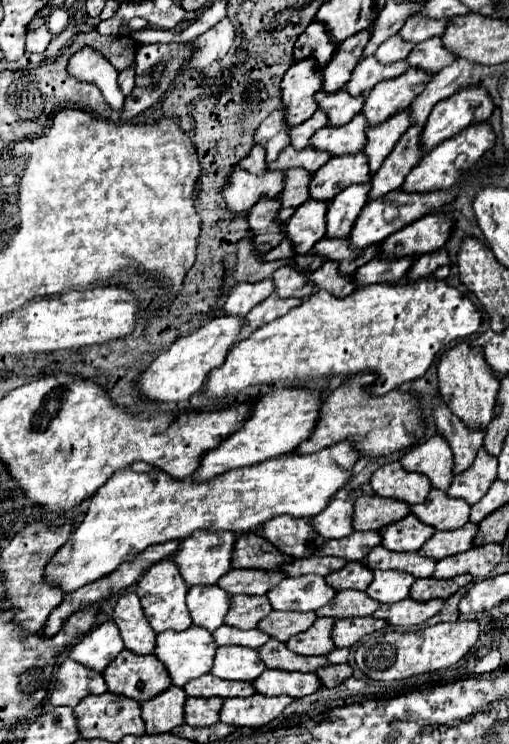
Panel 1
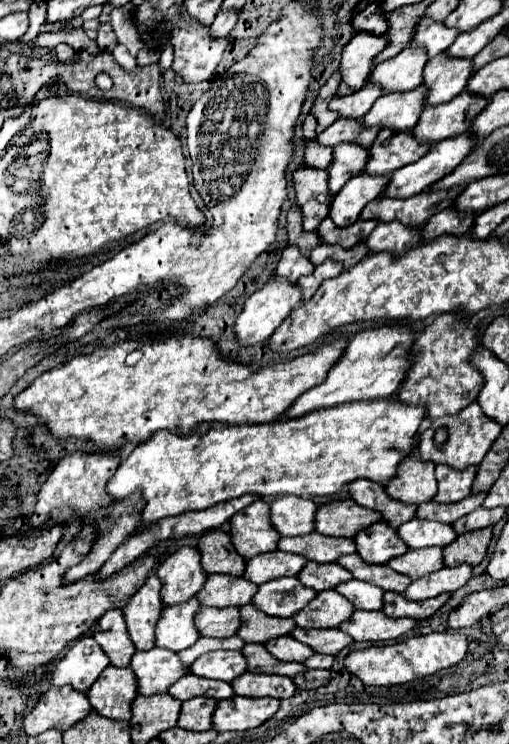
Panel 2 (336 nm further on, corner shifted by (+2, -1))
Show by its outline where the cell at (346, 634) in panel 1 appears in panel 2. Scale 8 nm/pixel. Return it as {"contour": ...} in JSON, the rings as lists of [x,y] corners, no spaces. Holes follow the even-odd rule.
{"contour":[[[297,627],[291,631],[291,637],[309,645],[315,653],[325,653],[325,655],[337,655],[343,647],[353,643],[353,639],[347,633],[343,633],[339,627],[333,627],[333,629],[301,629],[301,627]]]}

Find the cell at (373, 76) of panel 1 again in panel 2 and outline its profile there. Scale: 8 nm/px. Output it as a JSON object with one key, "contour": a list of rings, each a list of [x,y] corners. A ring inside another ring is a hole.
{"contour":[[[421,19],[409,41],[409,47],[423,47],[429,57],[435,57],[449,49],[457,35],[459,33],[455,33],[453,29],[443,29],[443,23]]]}

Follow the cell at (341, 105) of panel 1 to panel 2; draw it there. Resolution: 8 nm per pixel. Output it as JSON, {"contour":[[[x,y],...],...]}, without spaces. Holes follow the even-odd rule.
{"contour":[[[403,49],[393,59],[379,63],[375,71],[369,73],[367,83],[381,87],[383,93],[411,91],[423,81],[423,65],[427,63],[427,53],[423,49]]]}

